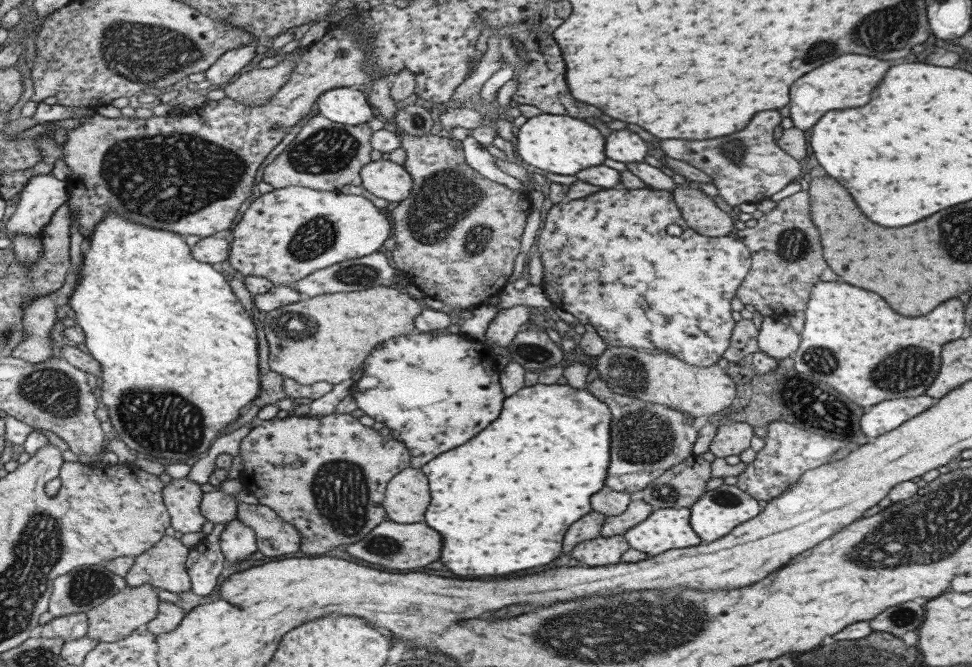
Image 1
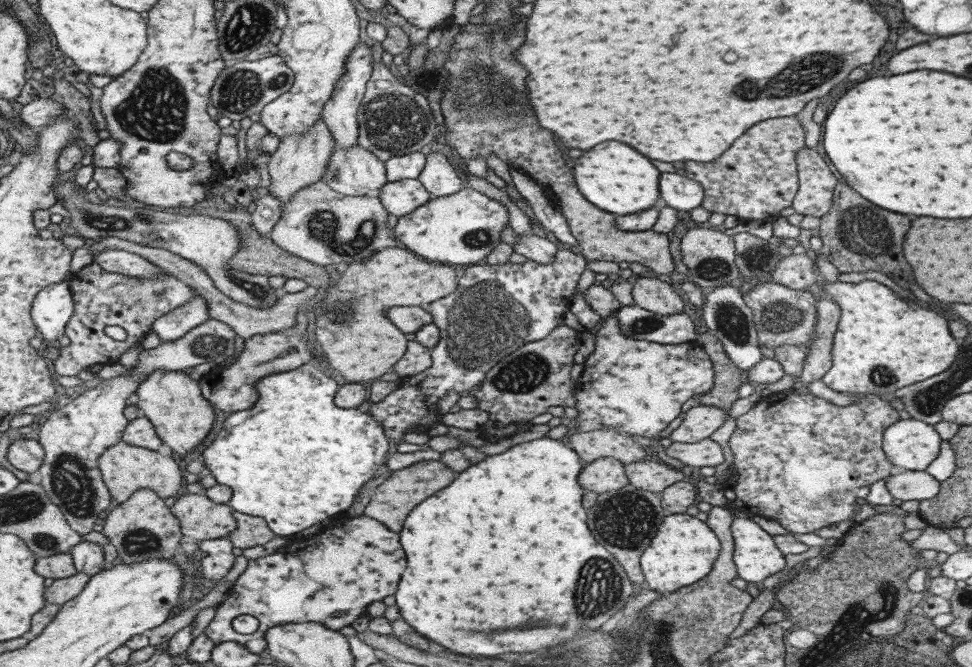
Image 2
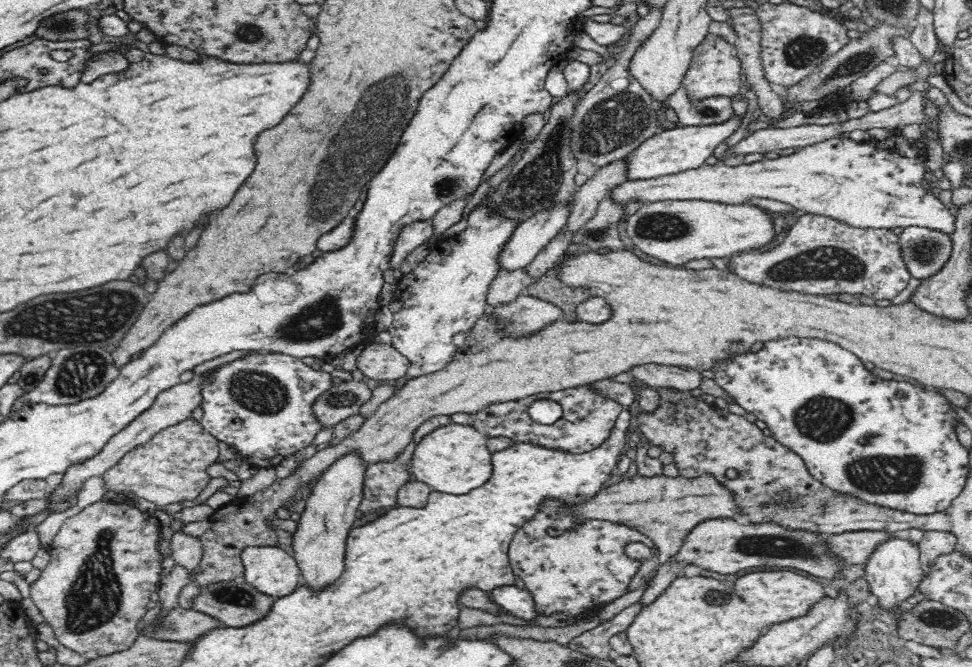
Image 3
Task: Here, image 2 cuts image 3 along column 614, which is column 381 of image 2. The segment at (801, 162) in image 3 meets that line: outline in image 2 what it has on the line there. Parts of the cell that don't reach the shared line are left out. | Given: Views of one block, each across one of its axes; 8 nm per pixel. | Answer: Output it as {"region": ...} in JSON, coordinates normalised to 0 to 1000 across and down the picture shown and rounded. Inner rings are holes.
{"region":[[[430,268],[398,273],[388,288],[388,294],[395,313],[409,327],[424,321],[443,298],[443,291]]]}

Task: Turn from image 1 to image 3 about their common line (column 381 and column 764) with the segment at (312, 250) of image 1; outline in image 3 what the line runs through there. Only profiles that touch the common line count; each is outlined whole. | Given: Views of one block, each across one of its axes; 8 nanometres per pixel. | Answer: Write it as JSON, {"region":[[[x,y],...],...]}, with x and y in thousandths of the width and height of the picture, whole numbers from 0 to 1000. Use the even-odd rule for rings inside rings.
{"region":[[[680,301],[660,304],[656,316],[645,327],[643,339],[646,355],[656,375],[698,400],[698,396],[707,396],[711,390],[749,387],[759,379],[779,378],[779,373],[796,361],[798,348],[795,330],[796,322],[784,310],[769,304],[753,307],[728,301]]]}

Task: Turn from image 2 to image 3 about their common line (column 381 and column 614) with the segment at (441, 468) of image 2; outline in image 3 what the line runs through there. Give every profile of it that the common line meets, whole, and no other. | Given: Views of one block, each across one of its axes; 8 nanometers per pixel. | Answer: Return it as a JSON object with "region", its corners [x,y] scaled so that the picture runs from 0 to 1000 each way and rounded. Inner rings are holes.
{"region":[[[658,711],[650,720],[641,718],[635,726],[617,732],[613,744],[601,750],[599,759],[591,762],[591,774],[599,771],[598,778],[615,778],[646,787],[669,805],[673,820],[683,835],[694,832],[705,804],[720,783],[736,777],[761,778],[760,762],[746,729],[739,724],[730,711],[721,711],[714,718],[700,715],[686,717],[682,711],[673,715],[660,715]]]}

